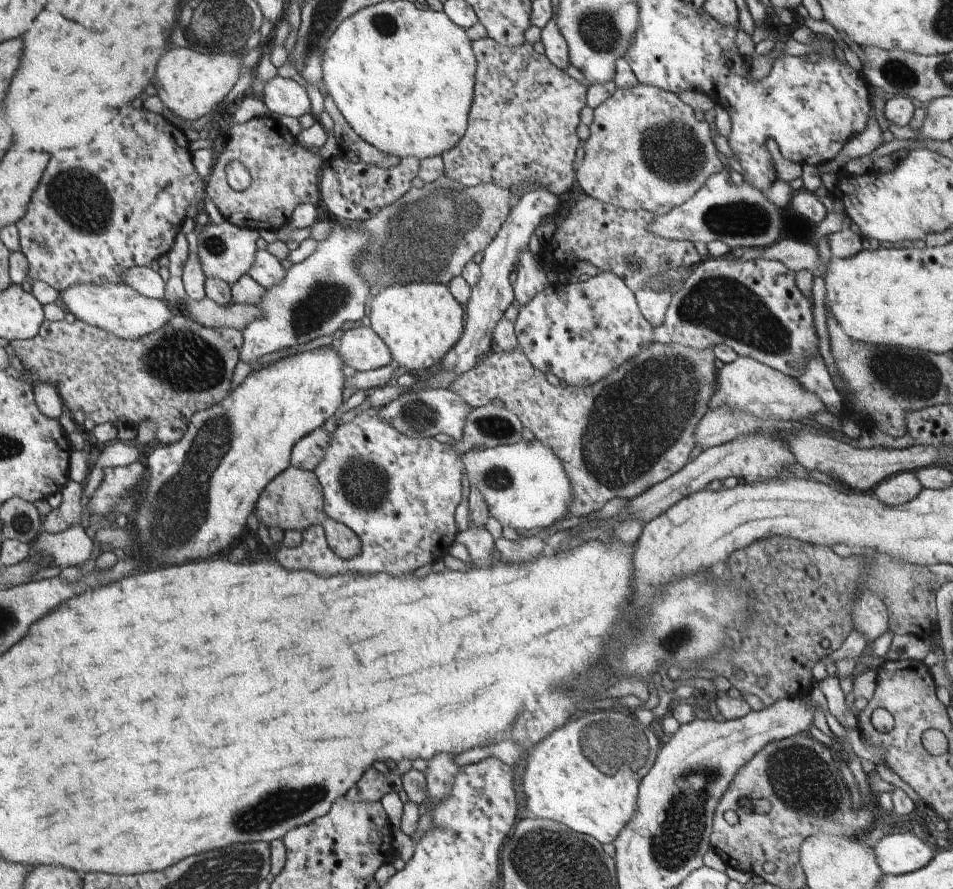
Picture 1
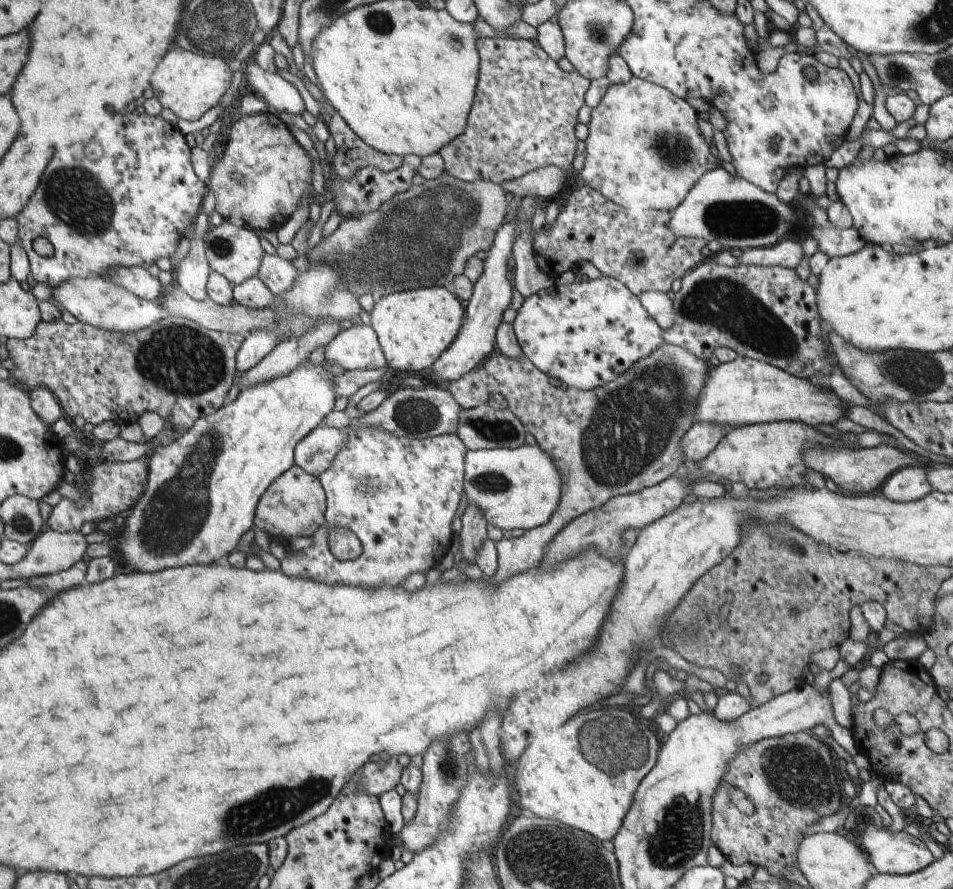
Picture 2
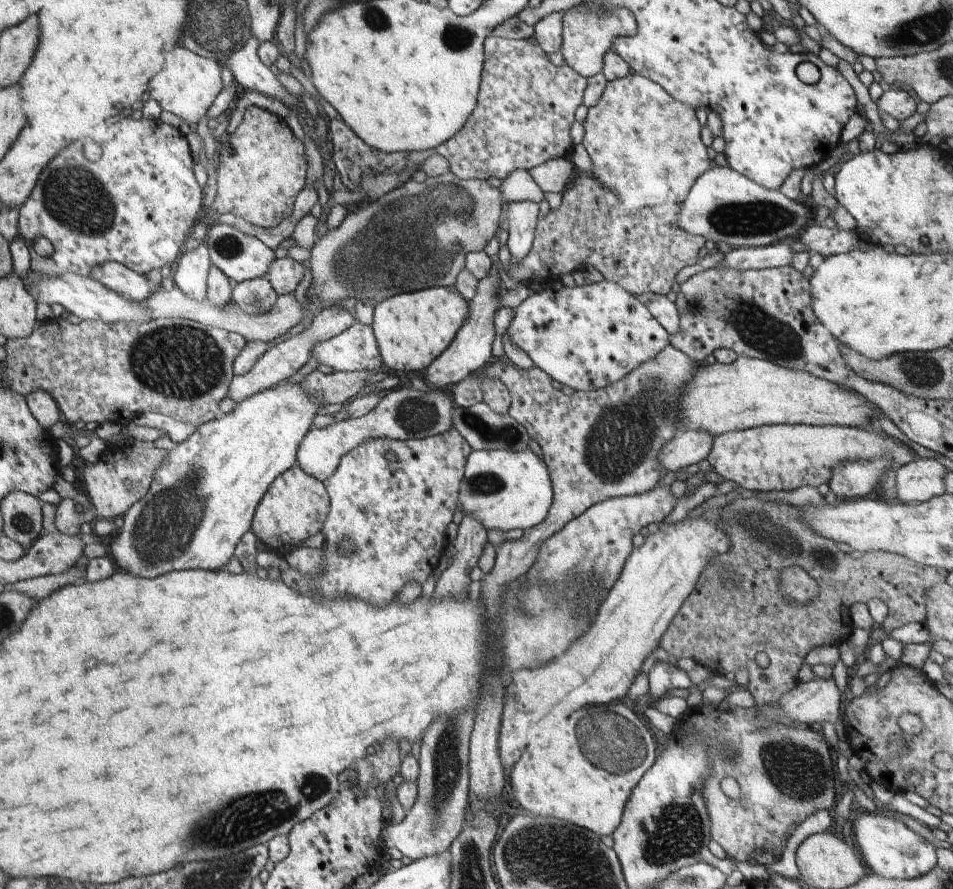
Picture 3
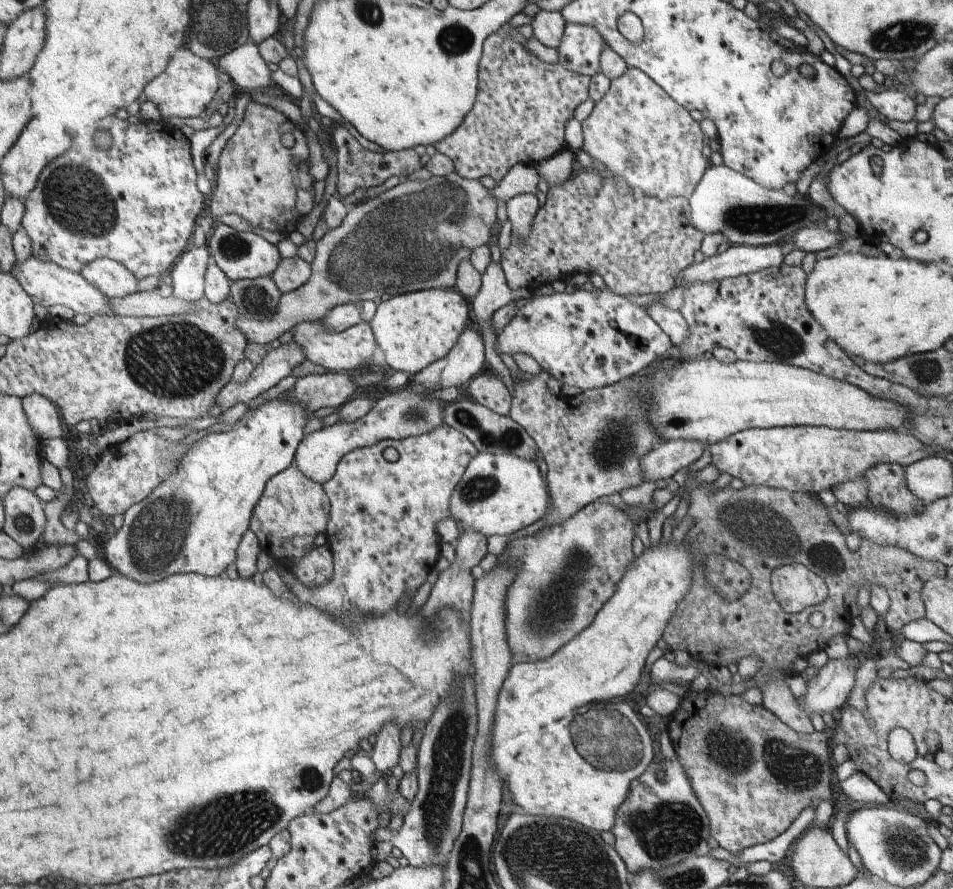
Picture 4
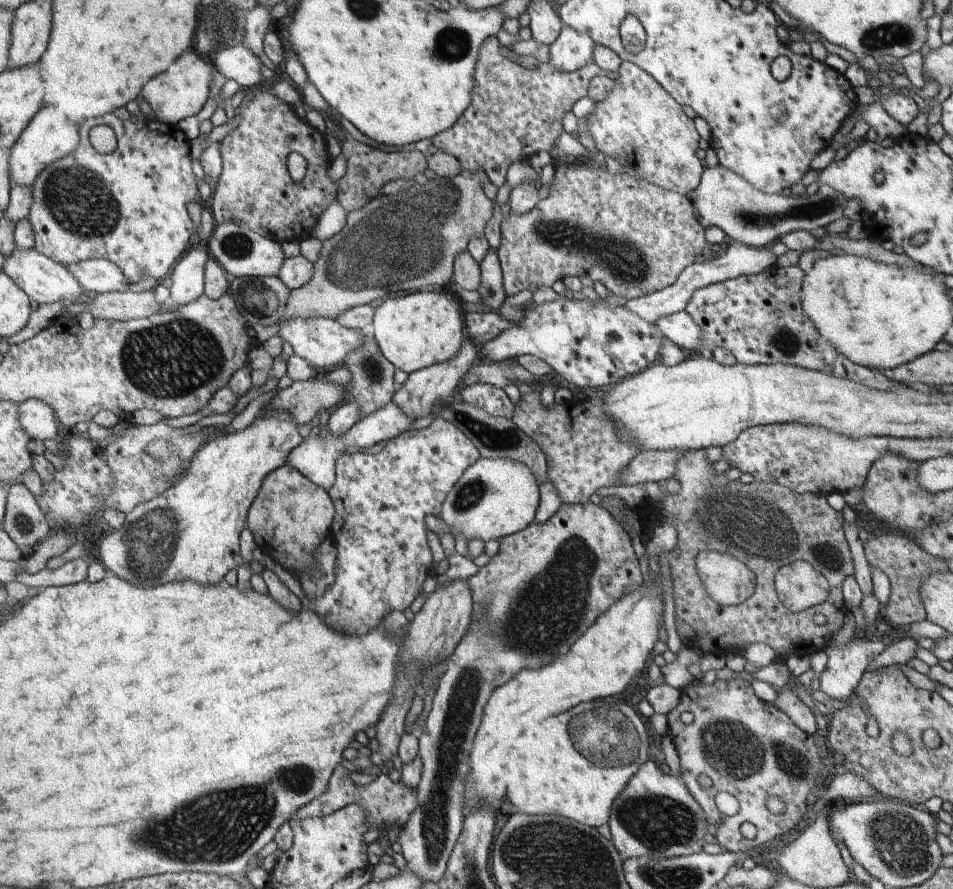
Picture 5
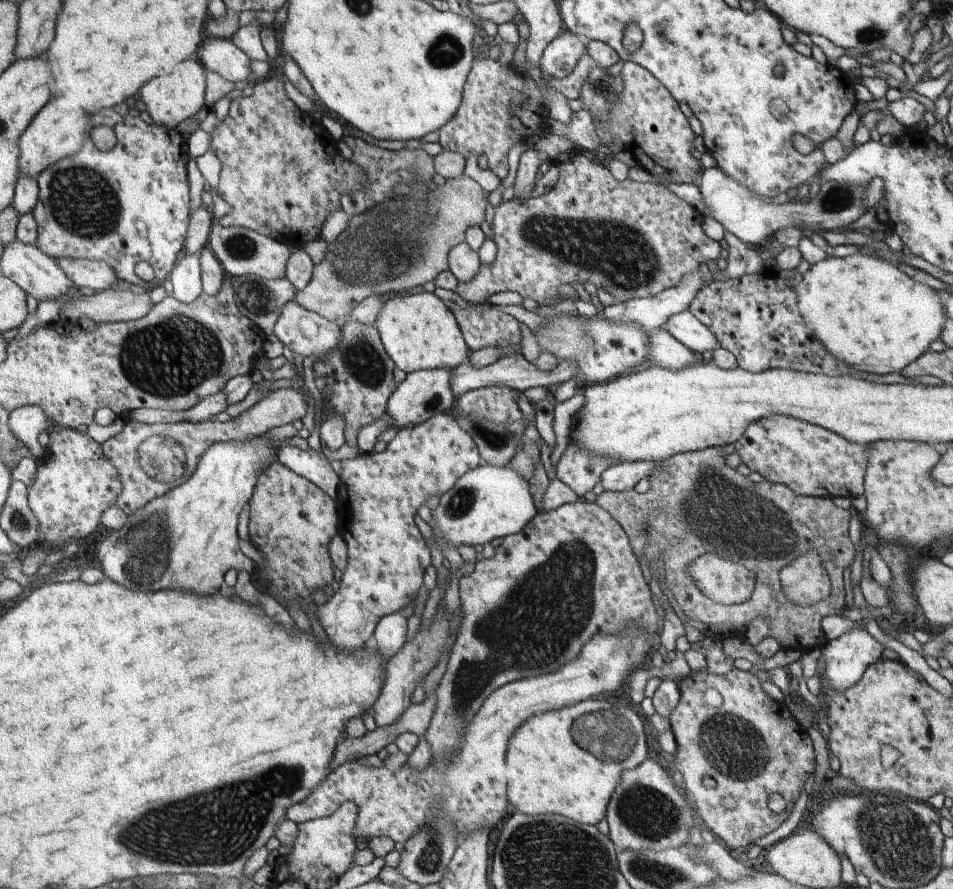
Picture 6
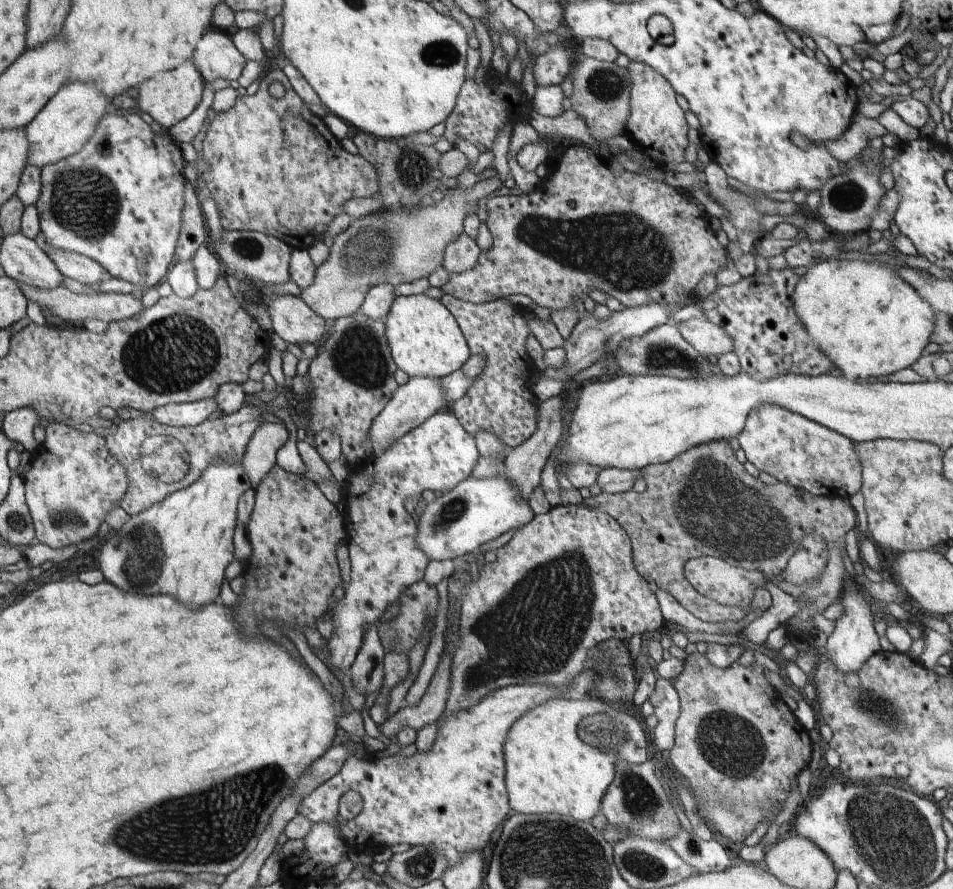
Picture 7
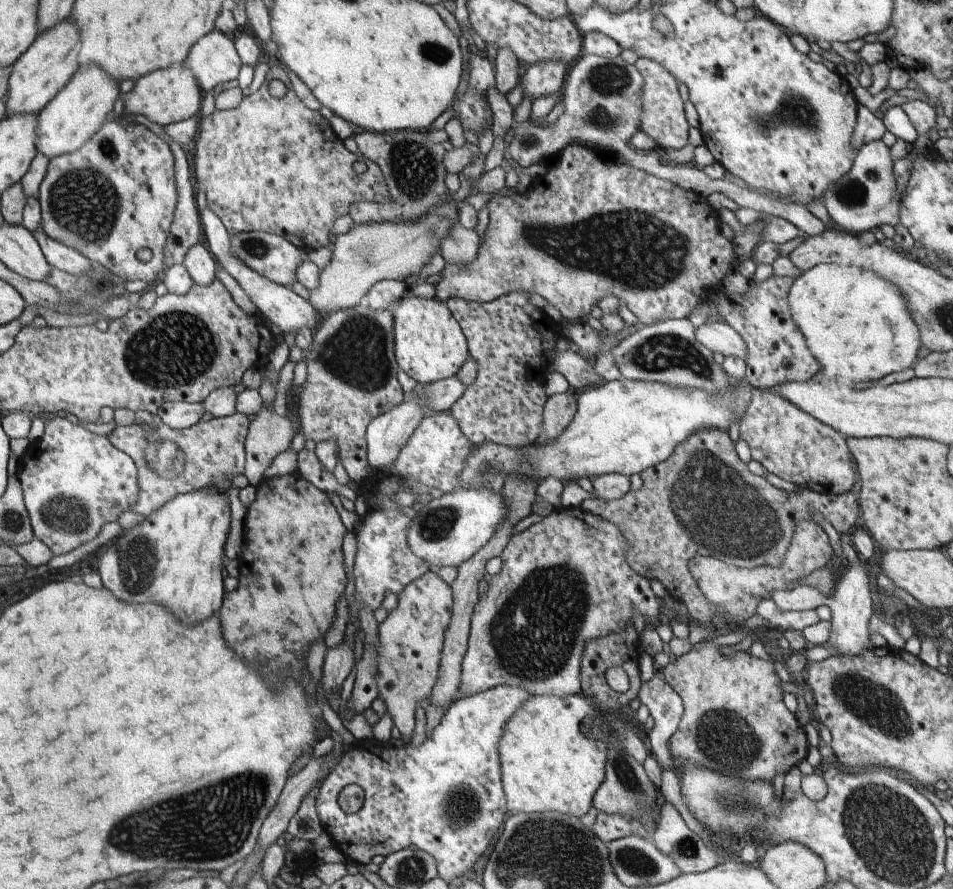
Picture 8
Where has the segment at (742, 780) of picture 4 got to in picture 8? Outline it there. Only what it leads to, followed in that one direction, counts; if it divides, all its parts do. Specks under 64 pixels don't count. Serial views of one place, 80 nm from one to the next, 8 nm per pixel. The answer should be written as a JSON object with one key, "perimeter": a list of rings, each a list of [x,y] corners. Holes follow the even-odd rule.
{"perimeter":[[[705,640],[694,644],[687,654],[676,658],[659,672],[684,704],[684,715],[669,745],[670,754],[677,762],[677,770],[683,769],[686,762],[694,762],[696,766],[738,776],[748,782],[774,782],[776,775],[786,776],[808,756],[809,742],[805,728],[797,716],[786,708],[782,682],[772,662],[754,658],[748,651],[732,652],[728,646],[719,646],[712,640]]]}

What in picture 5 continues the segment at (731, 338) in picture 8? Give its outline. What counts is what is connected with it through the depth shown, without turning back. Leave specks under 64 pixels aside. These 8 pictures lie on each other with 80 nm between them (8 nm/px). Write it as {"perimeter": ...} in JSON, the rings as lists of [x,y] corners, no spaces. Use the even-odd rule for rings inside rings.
{"perimeter":[[[678,312],[662,316],[656,320],[659,332],[672,340],[682,350],[699,351],[702,348],[702,330],[692,320],[688,312]]]}

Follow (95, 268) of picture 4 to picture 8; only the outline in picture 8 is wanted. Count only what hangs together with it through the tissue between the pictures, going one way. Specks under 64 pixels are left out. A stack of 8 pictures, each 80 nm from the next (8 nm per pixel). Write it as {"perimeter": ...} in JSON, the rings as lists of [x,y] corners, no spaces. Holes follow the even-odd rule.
{"perimeter":[[[41,225],[38,226],[38,230],[33,236],[37,239],[42,254],[44,254],[50,267],[69,272],[74,276],[80,276],[80,274],[92,270],[92,262],[86,256],[56,240],[52,240],[52,238],[48,238]]]}

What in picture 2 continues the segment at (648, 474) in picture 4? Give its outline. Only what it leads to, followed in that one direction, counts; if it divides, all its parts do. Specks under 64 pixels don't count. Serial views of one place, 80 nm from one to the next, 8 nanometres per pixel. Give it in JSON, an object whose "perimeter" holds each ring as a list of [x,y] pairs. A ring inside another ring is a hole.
{"perimeter":[[[694,423],[680,439],[679,447],[685,460],[699,463],[704,460],[734,427],[718,423]]]}

